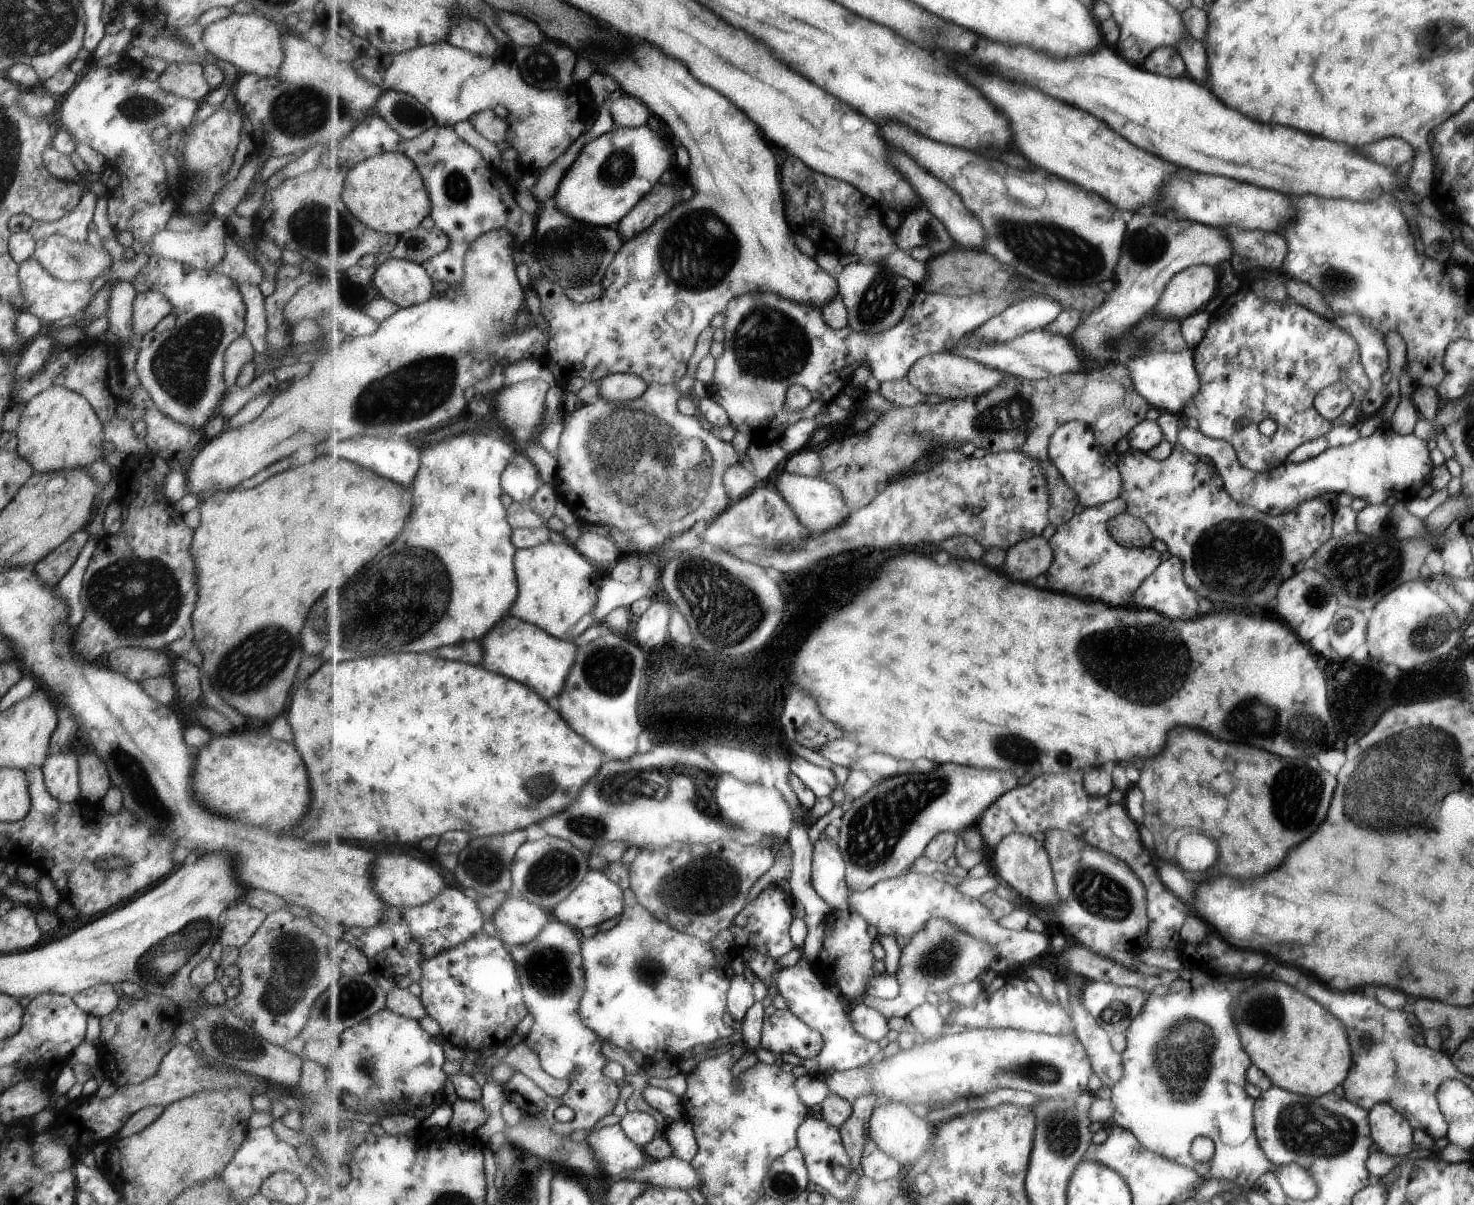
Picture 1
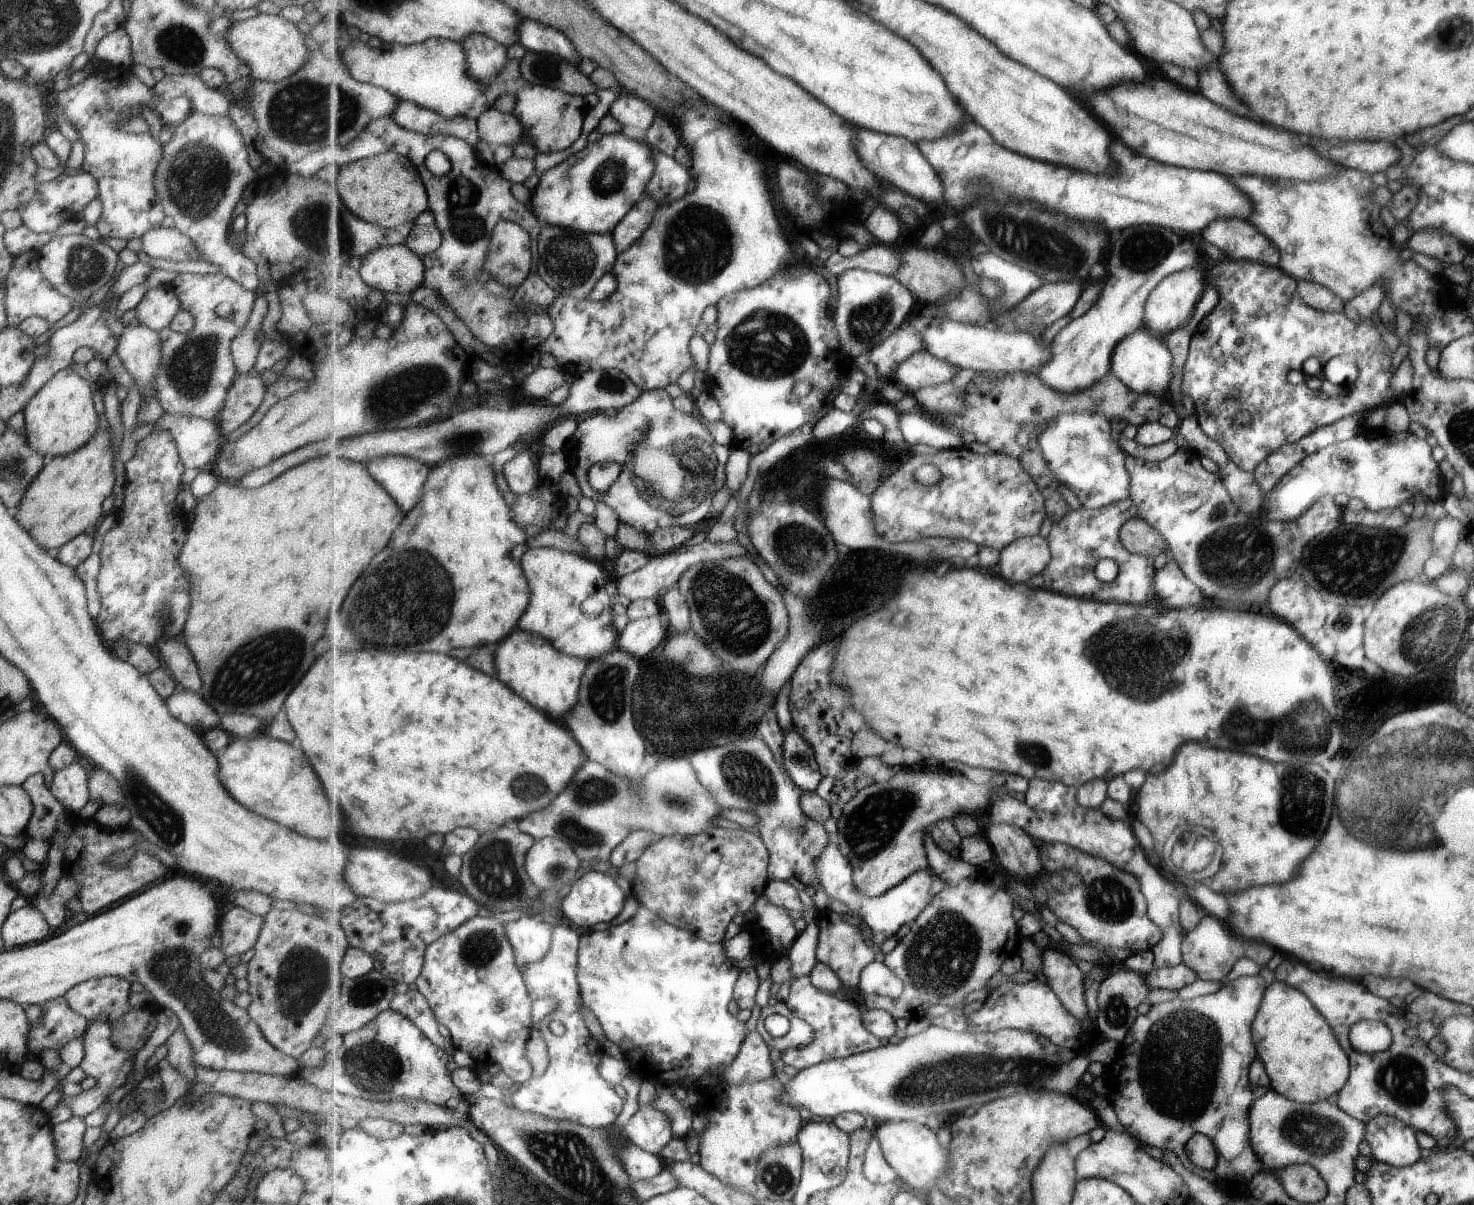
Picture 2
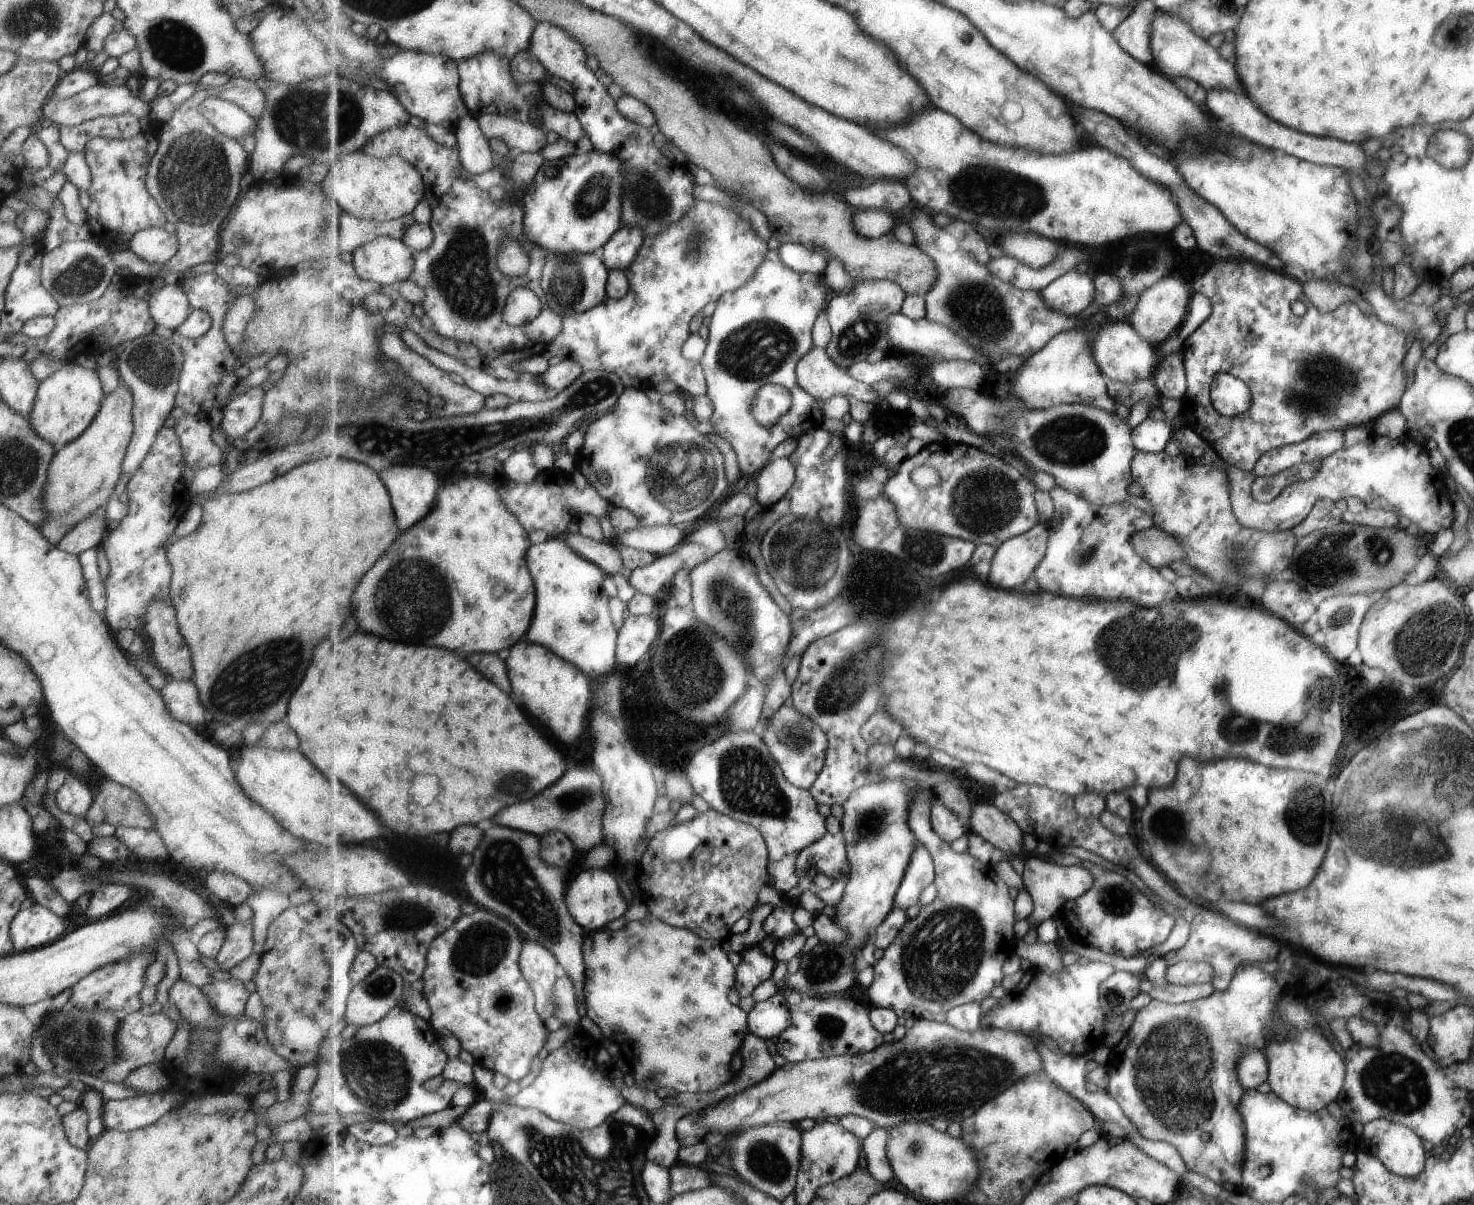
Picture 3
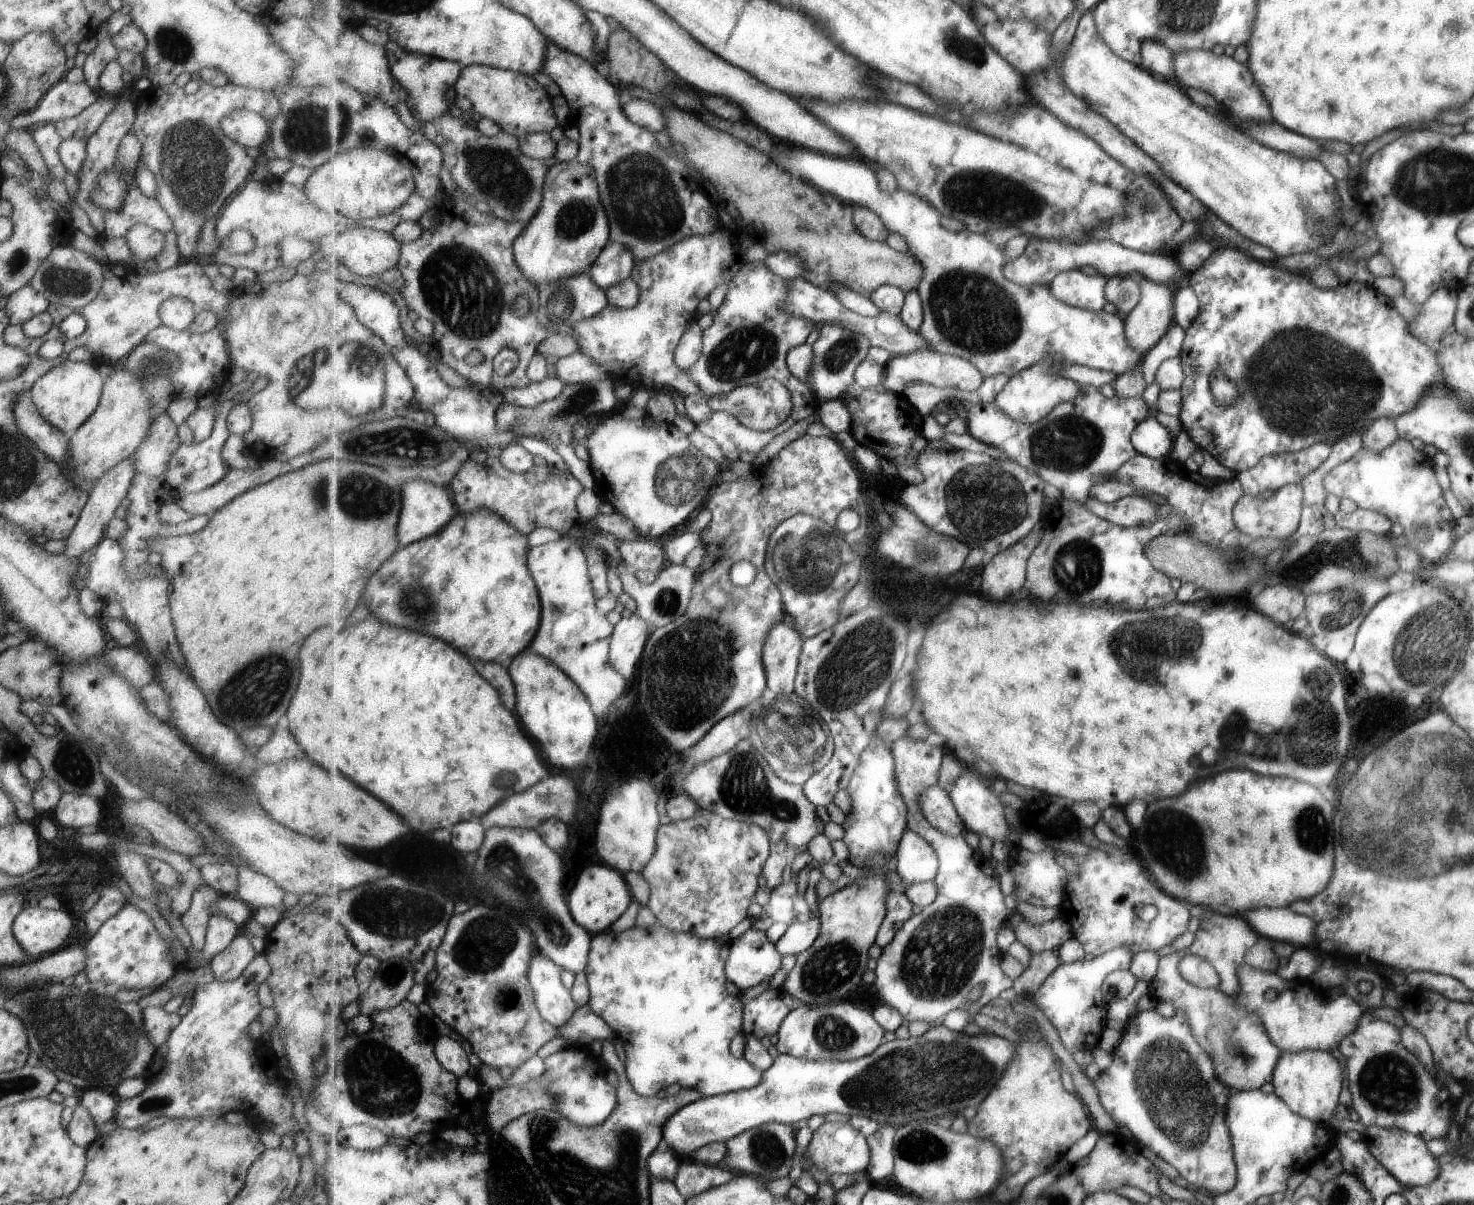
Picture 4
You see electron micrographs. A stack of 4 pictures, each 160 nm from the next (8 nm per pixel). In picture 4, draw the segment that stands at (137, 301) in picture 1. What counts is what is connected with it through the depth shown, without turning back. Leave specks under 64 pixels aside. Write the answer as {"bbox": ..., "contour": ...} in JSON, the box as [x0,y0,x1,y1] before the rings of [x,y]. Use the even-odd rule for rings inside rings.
{"bbox":[157,295,197,331],"contour":[[[177,295],[168,296],[165,300],[162,300],[157,307],[157,312],[161,325],[178,331],[185,331],[194,319],[197,310],[190,300]]]}

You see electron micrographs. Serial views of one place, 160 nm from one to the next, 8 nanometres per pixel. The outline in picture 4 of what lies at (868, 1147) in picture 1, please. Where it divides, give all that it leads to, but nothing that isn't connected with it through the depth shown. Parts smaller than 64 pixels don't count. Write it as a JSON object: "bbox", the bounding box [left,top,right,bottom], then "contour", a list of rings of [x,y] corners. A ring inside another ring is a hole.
{"bbox":[865,1125,898,1182],"contour":[[[882,1125],[877,1132],[868,1136],[872,1153],[869,1166],[865,1171],[870,1176],[871,1181],[877,1180],[879,1182],[879,1180],[894,1174],[894,1138],[897,1131],[898,1126]]]}

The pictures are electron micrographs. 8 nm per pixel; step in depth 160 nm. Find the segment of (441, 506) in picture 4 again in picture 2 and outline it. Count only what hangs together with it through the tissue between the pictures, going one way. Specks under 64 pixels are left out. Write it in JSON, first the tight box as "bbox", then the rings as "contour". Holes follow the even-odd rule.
{"bbox":[367,456,429,517],"contour":[[[381,456],[367,465],[373,478],[401,506],[405,517],[424,496],[423,488],[429,480],[429,466],[409,456]]]}

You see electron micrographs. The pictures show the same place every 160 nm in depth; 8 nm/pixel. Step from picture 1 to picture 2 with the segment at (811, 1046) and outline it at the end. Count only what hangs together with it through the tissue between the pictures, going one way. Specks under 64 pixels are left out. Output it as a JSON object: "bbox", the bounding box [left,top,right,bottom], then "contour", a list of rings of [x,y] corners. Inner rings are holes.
{"bbox":[757,1002,816,1053],"contour":[[[778,1002],[774,1006],[762,1005],[757,1021],[757,1030],[764,1036],[770,1048],[778,1049],[783,1053],[789,1049],[800,1049],[809,1046],[815,1041],[816,1037],[816,1030],[812,1024],[799,1018],[786,1003]],[[771,1014],[781,1014],[789,1020],[790,1029],[783,1037],[771,1036],[769,1030],[765,1028],[765,1020]]]}

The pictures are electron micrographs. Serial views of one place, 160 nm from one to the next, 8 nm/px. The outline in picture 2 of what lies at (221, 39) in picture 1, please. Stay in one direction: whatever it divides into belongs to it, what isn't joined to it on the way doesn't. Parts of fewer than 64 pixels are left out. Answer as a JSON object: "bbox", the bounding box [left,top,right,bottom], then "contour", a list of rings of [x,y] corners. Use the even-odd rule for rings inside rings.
{"bbox":[222,13,310,82],"contour":[[[257,13],[242,21],[233,21],[222,33],[237,59],[250,68],[249,78],[277,82],[295,72],[308,55],[310,44],[296,24],[280,15]]]}

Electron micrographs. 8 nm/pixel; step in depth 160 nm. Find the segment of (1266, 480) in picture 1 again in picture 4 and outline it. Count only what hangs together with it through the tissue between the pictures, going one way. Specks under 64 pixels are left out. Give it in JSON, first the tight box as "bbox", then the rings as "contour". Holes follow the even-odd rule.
{"bbox":[1232,437,1458,564],"contour":[[[1397,437],[1380,451],[1361,447],[1349,460],[1326,472],[1322,485],[1326,494],[1349,498],[1359,509],[1381,513],[1393,524],[1398,522],[1406,538],[1405,545],[1416,550],[1427,564],[1440,563],[1457,542],[1458,538],[1452,536],[1452,530],[1457,530],[1457,516],[1453,516],[1453,508],[1445,503],[1447,493],[1445,484],[1441,484],[1441,476],[1437,476],[1437,464],[1433,462],[1433,456],[1417,448],[1412,439]],[[1289,483],[1280,486],[1272,497],[1259,499],[1257,496],[1242,494],[1232,508],[1232,521],[1239,532],[1252,537],[1271,537],[1280,540],[1296,534],[1302,526],[1301,513],[1304,511],[1304,488],[1301,483]],[[1422,525],[1429,530],[1424,541],[1416,535]]]}

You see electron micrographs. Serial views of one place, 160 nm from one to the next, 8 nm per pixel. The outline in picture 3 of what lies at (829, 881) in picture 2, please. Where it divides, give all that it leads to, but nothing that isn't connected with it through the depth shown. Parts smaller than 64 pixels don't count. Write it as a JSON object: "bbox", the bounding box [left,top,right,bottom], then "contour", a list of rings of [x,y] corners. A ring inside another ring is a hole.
{"bbox":[796,833,936,910],"contour":[[[827,833],[820,841],[804,848],[796,865],[800,876],[799,890],[819,894],[821,888],[815,884],[817,874],[824,874],[832,882],[849,878],[850,862],[846,841],[841,836]],[[920,842],[913,853],[912,862],[903,877],[901,886],[897,891],[895,907],[907,910],[915,904],[920,905],[920,896],[936,879],[936,862],[931,851]]]}

